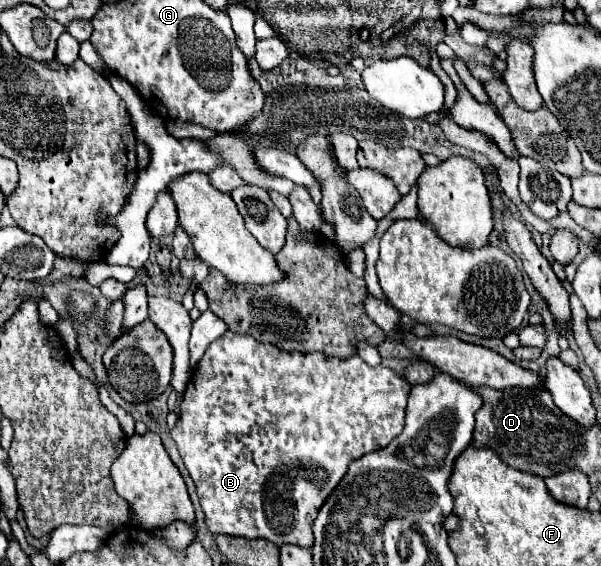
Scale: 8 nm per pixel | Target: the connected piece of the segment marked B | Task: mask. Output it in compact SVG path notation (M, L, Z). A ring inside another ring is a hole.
M225 332L221 338L209 344L207 352L197 364L197 370L193 372L187 390L181 400L181 414L177 426L171 430L171 436L179 448L179 454L185 462L185 468L189 470L195 486L197 496L205 512L207 528L213 534L229 534L229 536L243 536L243 538L265 538L277 546L281 544L297 544L303 548L311 548L313 536L311 536L311 524L317 516L317 510L323 506L325 498L331 494L331 490L339 484L339 480L345 476L347 466L351 460L357 460L373 450L385 448L395 436L401 434L405 424L405 406L411 392L411 384L405 380L405 376L397 374L395 370L387 366L369 366L359 356L353 356L349 360L343 358L329 358L321 352L283 352L273 344L263 344L253 340L251 336L241 336L235 332Z

